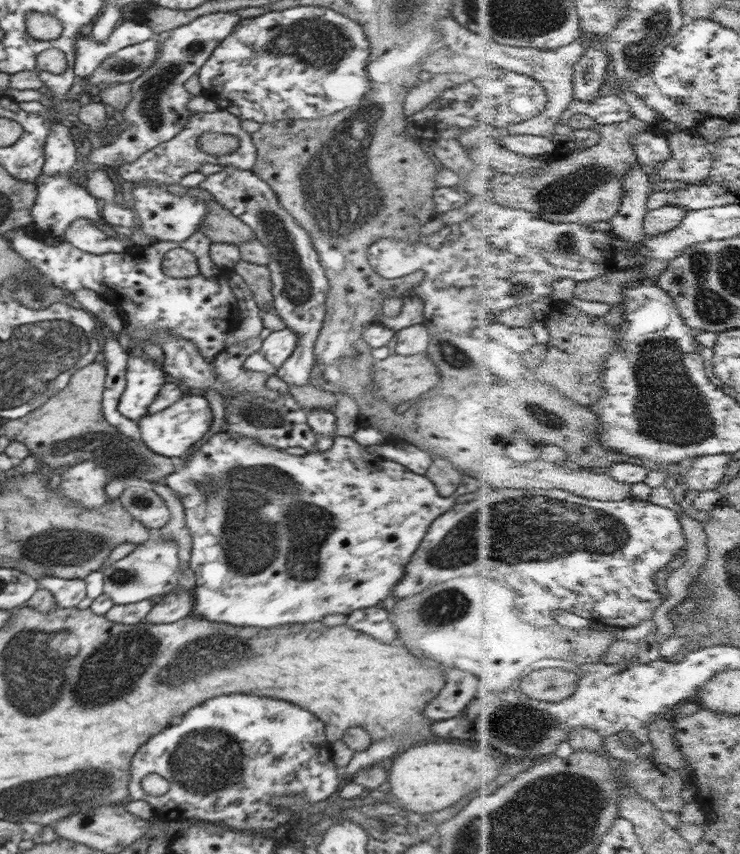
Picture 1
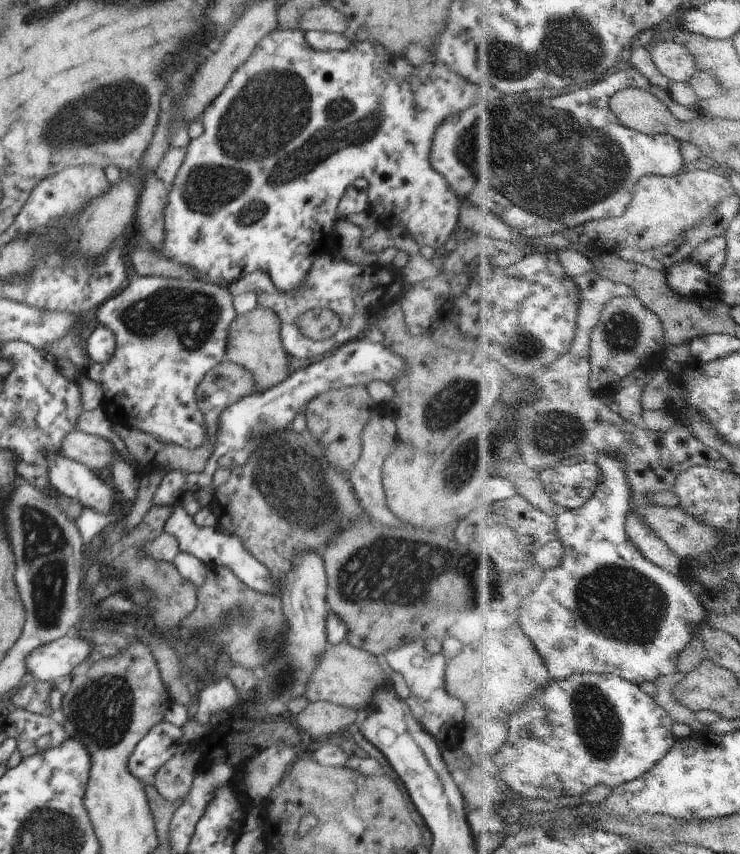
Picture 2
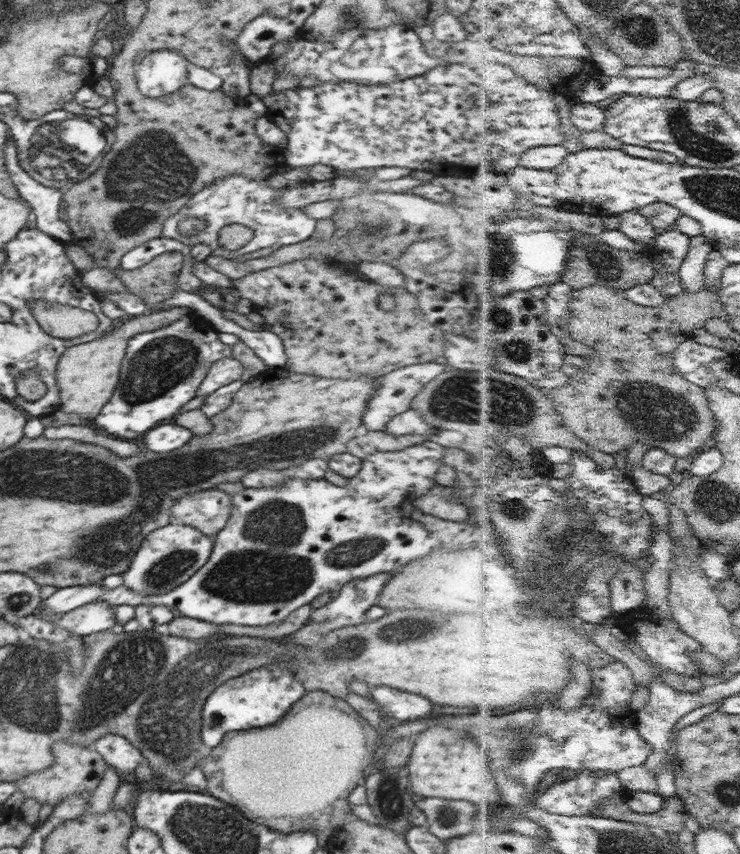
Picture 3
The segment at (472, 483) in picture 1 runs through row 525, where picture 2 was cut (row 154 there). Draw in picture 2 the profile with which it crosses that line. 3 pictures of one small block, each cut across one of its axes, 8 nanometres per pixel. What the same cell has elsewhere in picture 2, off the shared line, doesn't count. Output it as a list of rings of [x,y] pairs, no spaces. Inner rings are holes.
[[[274,28],[270,34],[266,34],[258,42],[252,56],[232,74],[232,78],[228,80],[224,90],[212,100],[212,104],[200,116],[204,132],[200,137],[188,143],[184,164],[180,166],[176,180],[169,186],[168,200],[164,211],[162,254],[168,260],[174,260],[174,262],[180,262],[182,266],[188,266],[192,270],[194,278],[204,283],[218,286],[220,282],[242,278],[255,270],[264,270],[278,290],[282,290],[286,294],[296,292],[300,288],[300,282],[304,282],[304,278],[308,276],[308,272],[310,272],[318,255],[335,248],[335,243],[339,240],[336,237],[337,231],[334,229],[336,222],[340,219],[337,208],[346,188],[357,178],[364,178],[366,184],[369,184],[371,208],[380,214],[379,220],[382,224],[396,223],[401,225],[402,228],[406,229],[406,232],[413,235],[414,242],[418,244],[419,249],[429,246],[444,254],[460,235],[461,202],[456,194],[450,190],[444,176],[438,174],[430,164],[434,132],[448,116],[454,116],[472,104],[482,103],[488,94],[489,91],[486,88],[474,85],[466,78],[454,74],[448,66],[444,66],[440,60],[435,58],[426,60],[420,66],[414,66],[405,57],[392,54],[373,40],[353,41],[349,49],[343,51],[320,52],[320,50],[314,50],[306,42],[302,31]]]

